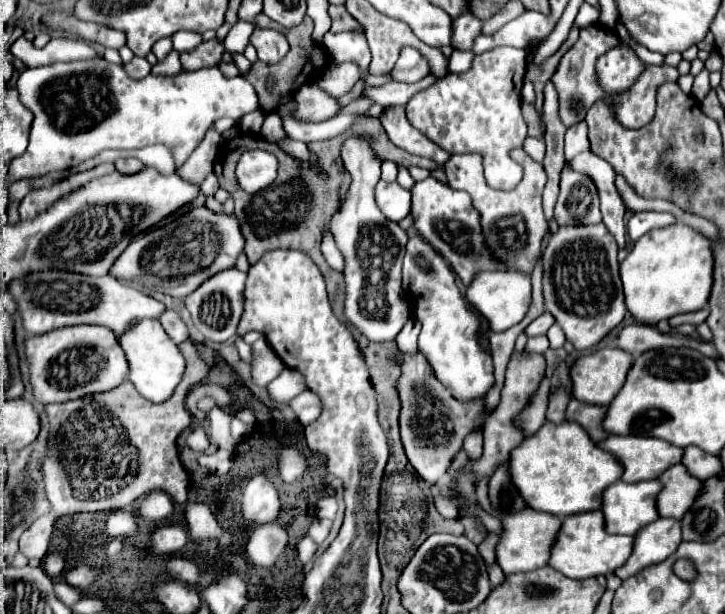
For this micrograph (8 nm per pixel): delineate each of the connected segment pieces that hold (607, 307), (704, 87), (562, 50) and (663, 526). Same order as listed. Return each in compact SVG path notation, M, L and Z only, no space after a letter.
M603 223L561 225L555 233L549 233L549 243L541 257L545 309L555 317L567 341L571 341L577 351L597 345L627 313L619 279L617 249L615 239L607 233Z
M703 69L697 77L695 77L695 83L693 83L693 91L691 91L691 95L697 99L697 101L703 101L705 99L705 95L709 93L709 71L707 69Z
M573 25L571 31L569 31L567 41L559 47L559 51L557 51L555 55L551 55L541 67L533 67L533 65L529 65L525 77L527 77L529 81L533 81L534 90L535 93L537 93L537 103L535 103L535 109L537 109L537 111L541 111L541 105L543 105L543 87L545 87L545 83L551 81L553 73L557 71L557 65L559 65L561 57L571 49L571 45L577 41L577 37L579 37L579 29Z
M657 519L651 525L643 525L635 533L633 553L623 567L615 571L621 579L633 577L639 569L667 559L681 543L681 523L677 519Z

